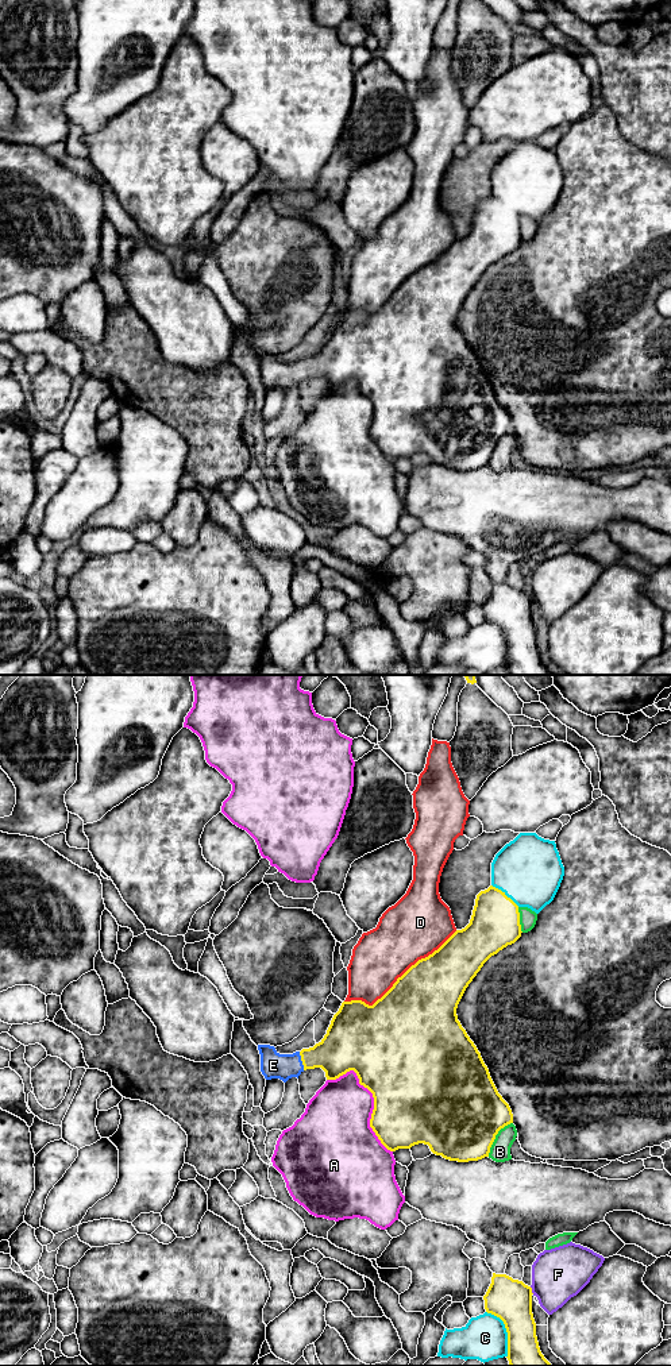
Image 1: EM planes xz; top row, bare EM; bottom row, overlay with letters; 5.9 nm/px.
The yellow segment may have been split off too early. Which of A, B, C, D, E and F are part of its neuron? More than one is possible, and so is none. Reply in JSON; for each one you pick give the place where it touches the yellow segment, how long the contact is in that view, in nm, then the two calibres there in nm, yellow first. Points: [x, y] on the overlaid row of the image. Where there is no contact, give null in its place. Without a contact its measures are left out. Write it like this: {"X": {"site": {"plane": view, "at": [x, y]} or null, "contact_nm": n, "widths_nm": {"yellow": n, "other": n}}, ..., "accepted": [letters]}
{"E": {"site": {"plane": "xz", "at": [301, 1060]}, "contact_nm": 120, "widths_nm": {"yellow": 260, "other": 160}}, "accepted": ["E"]}

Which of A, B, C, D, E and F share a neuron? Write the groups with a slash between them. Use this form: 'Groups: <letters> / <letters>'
Groups: A / B / C / D / E / F

